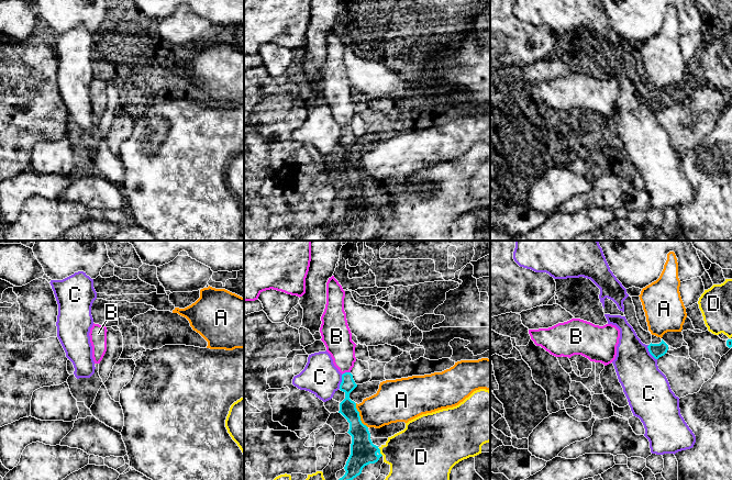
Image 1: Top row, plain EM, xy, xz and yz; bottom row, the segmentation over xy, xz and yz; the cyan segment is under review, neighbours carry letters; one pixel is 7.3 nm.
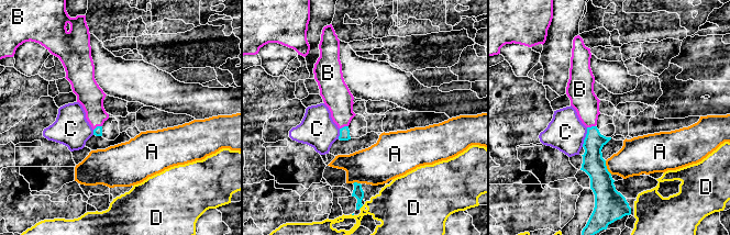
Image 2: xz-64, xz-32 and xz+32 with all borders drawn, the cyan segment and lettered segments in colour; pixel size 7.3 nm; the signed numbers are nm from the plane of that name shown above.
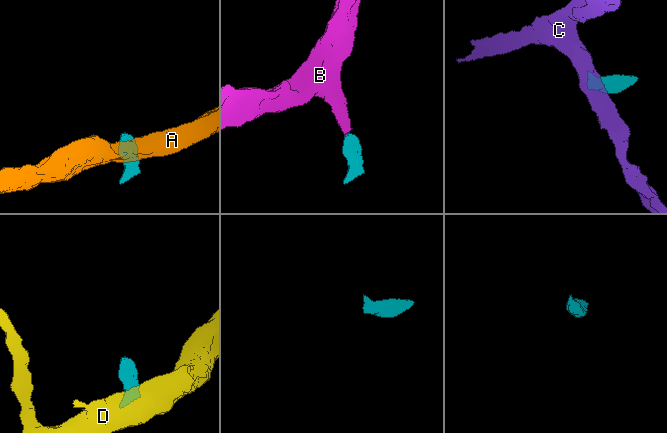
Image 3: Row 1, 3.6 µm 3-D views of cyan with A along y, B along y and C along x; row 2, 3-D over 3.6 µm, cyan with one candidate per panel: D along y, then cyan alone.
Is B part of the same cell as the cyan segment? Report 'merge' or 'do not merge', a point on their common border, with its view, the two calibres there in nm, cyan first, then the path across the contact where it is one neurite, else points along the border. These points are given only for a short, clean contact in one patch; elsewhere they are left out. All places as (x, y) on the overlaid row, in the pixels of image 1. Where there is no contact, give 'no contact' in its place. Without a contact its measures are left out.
merge | xz (345, 372) | 120/200 nm | across xz (347, 406), (345, 372), (343, 352), (337, 339)

